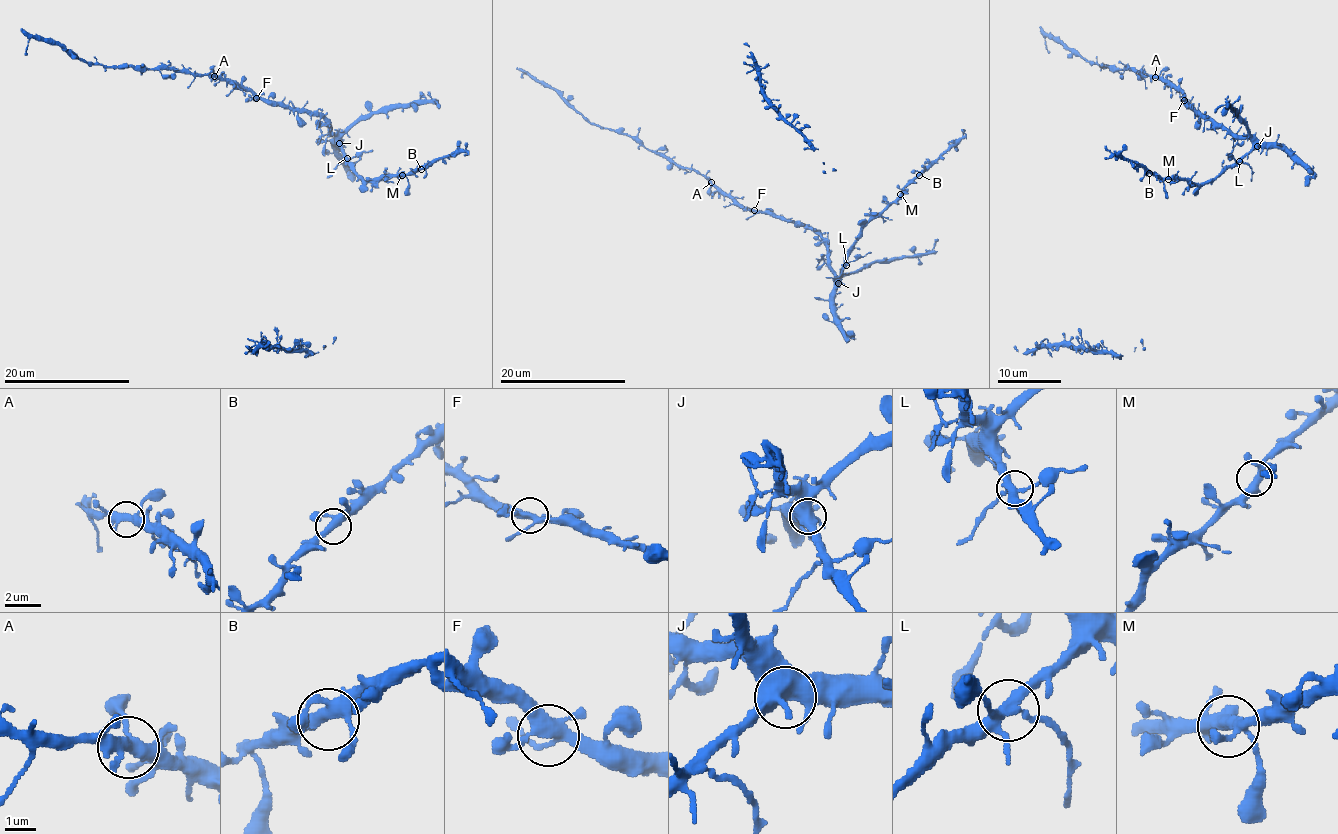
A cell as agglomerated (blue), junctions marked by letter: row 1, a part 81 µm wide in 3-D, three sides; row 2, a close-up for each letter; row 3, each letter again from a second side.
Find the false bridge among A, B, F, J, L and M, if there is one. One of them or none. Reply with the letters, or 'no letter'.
no letter

